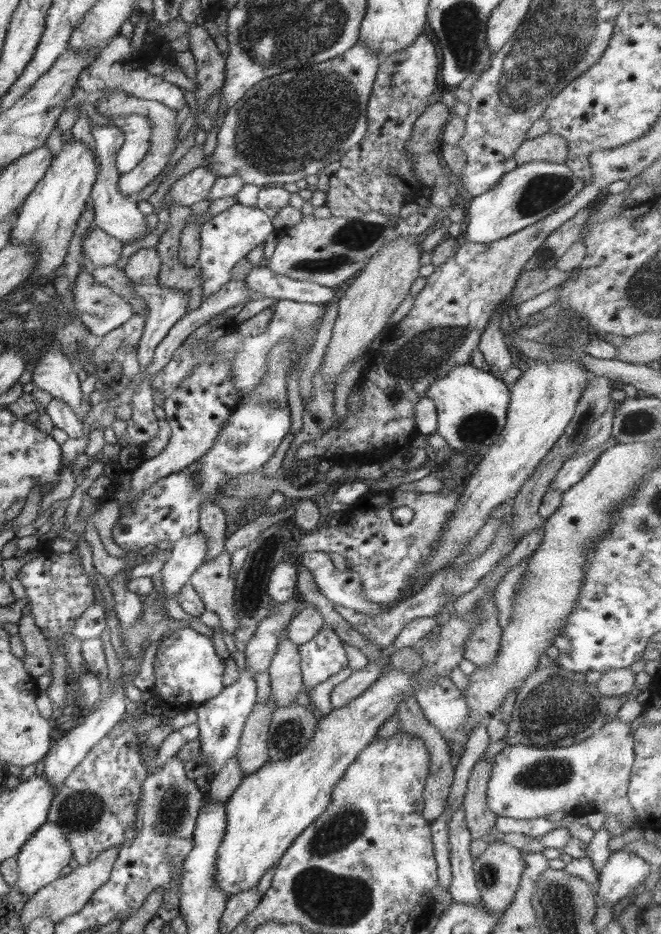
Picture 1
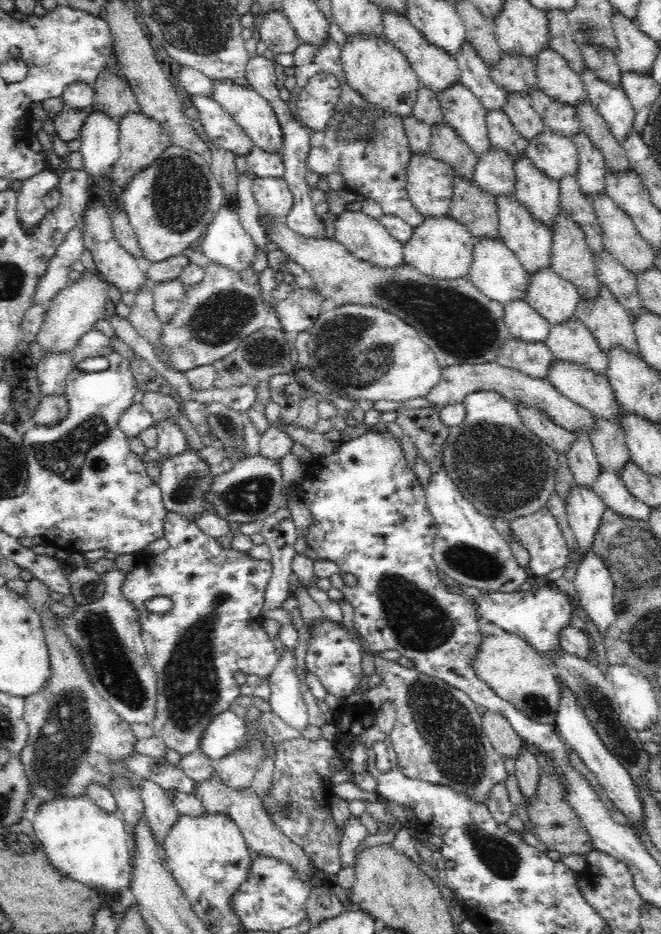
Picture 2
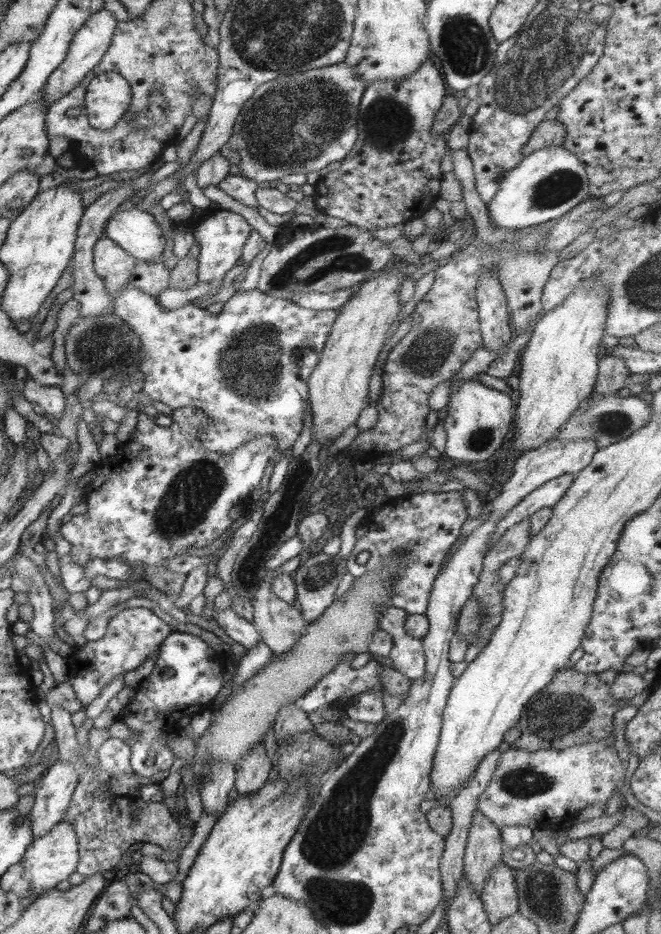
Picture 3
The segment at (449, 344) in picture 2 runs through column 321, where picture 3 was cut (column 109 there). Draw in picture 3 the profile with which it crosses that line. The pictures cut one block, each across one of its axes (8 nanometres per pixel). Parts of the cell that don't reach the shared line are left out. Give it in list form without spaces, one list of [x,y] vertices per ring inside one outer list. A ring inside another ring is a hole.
[[[100,237],[93,248],[93,264],[96,275],[105,283],[106,291],[116,298],[131,280],[138,260],[113,240]]]

